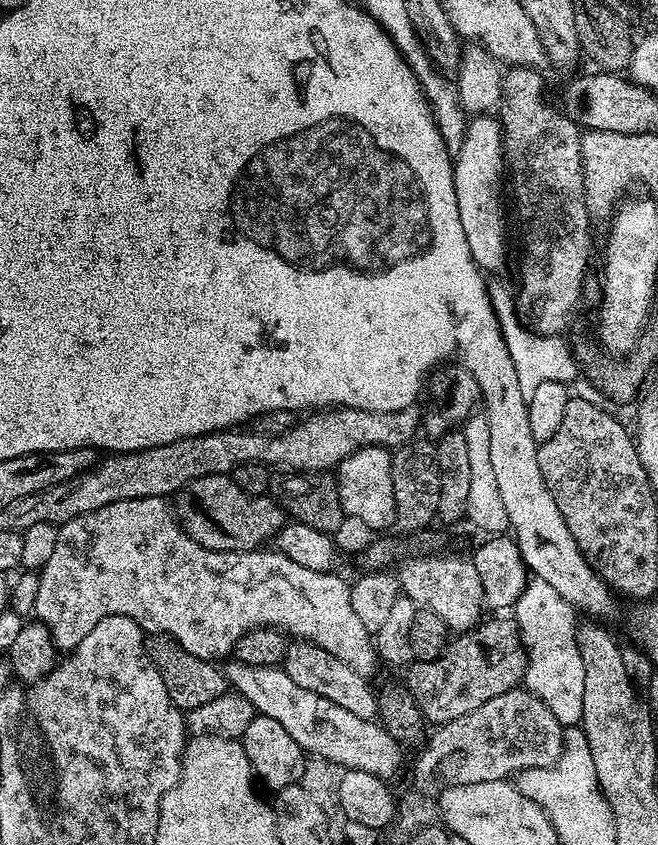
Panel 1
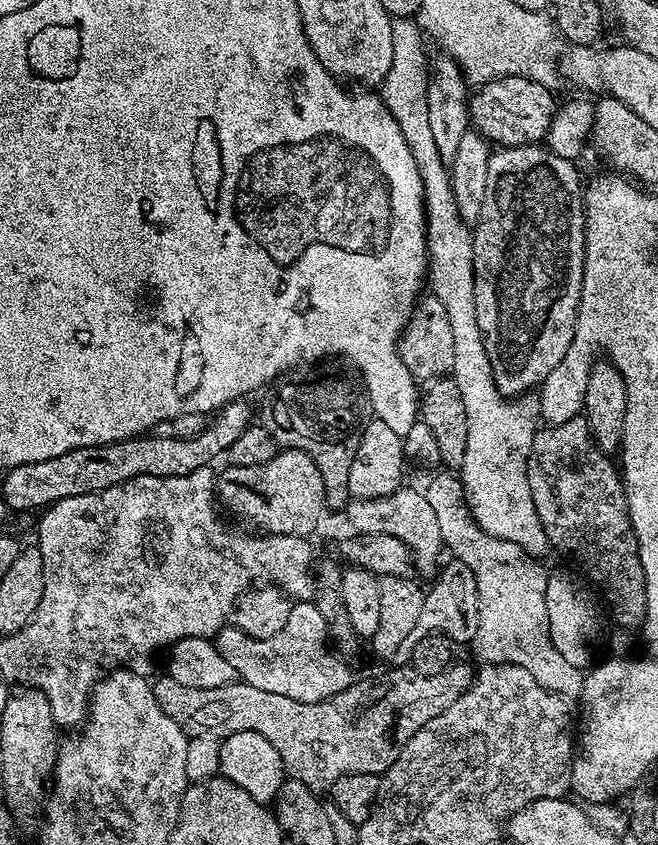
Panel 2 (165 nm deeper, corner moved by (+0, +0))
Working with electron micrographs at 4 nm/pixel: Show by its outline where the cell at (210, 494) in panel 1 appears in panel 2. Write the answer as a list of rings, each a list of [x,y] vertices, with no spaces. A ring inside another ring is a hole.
[[[286,448],[277,451],[276,457],[262,466],[228,466],[218,476],[218,500],[224,504],[240,520],[249,520],[253,529],[270,536],[303,536],[311,537],[312,531],[320,524],[324,512],[328,508],[326,502],[326,486],[322,486],[322,474],[318,466],[314,466],[314,458],[301,448]]]

